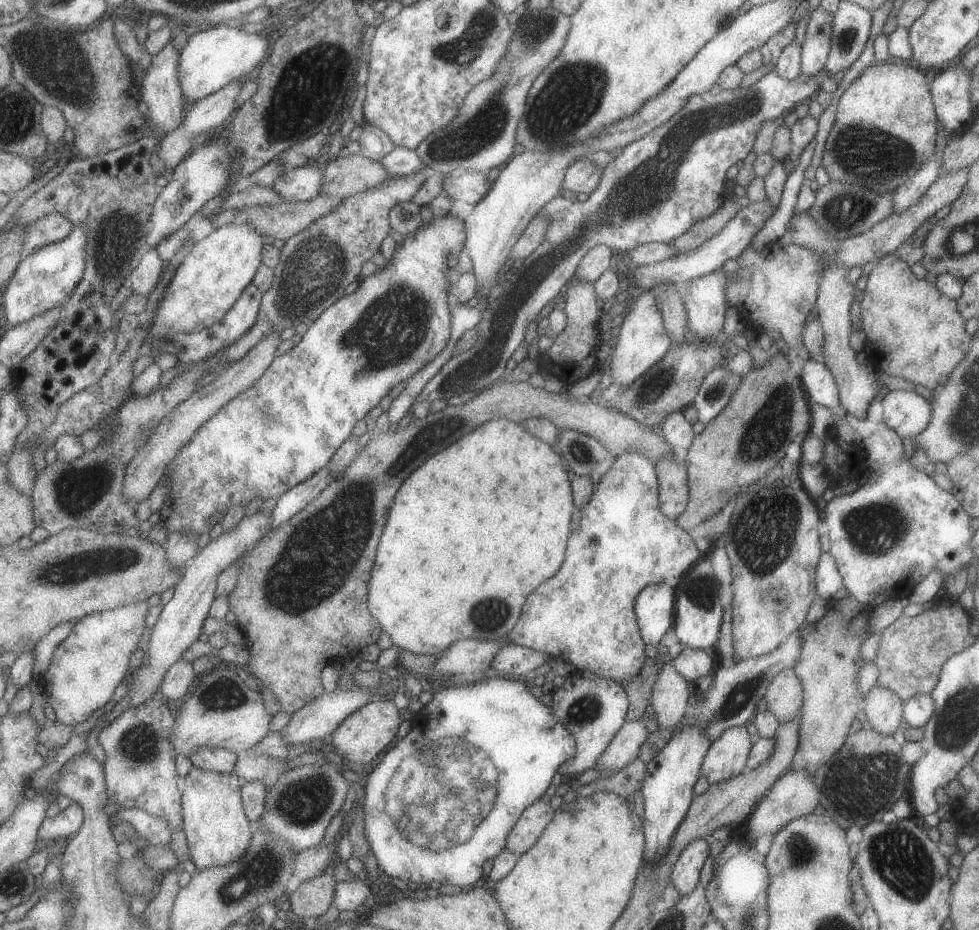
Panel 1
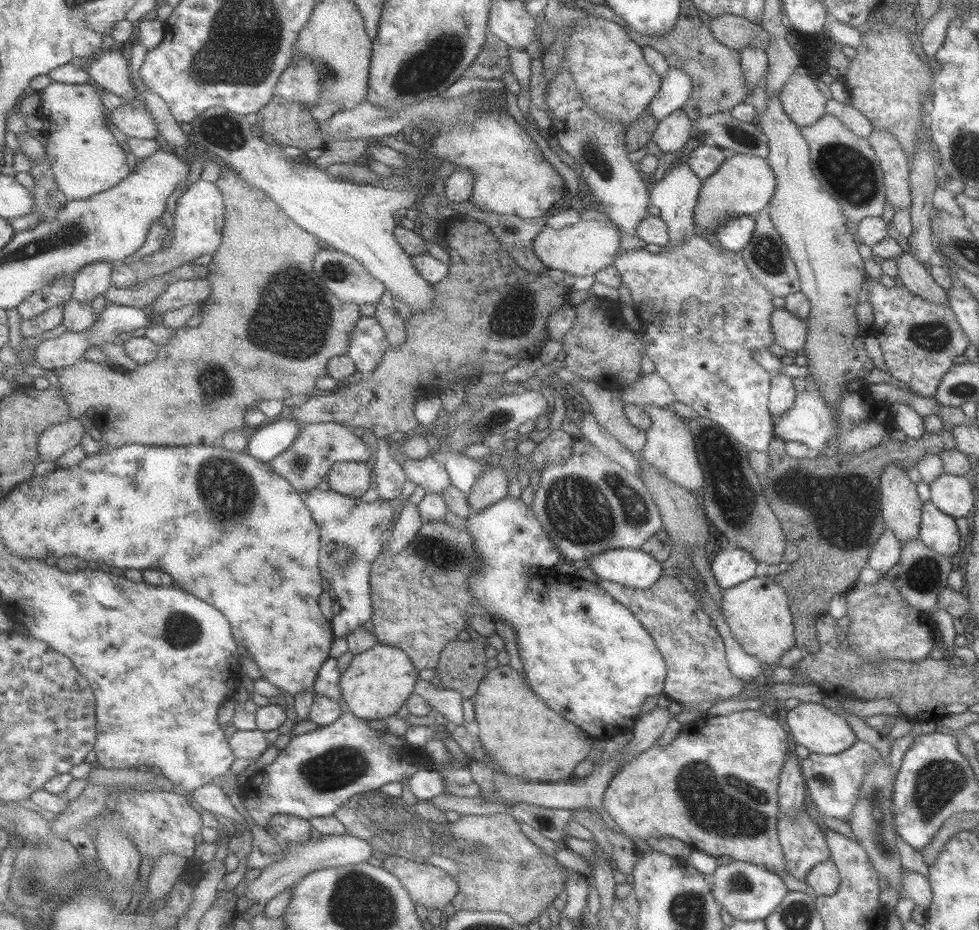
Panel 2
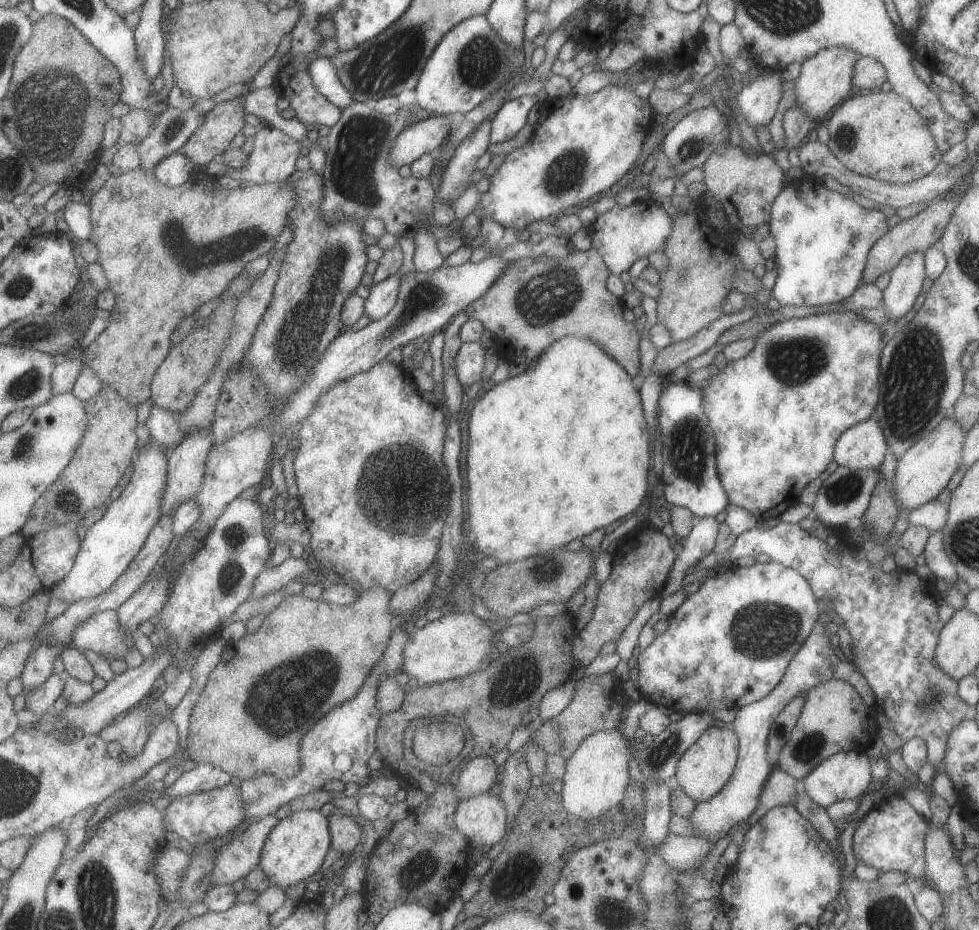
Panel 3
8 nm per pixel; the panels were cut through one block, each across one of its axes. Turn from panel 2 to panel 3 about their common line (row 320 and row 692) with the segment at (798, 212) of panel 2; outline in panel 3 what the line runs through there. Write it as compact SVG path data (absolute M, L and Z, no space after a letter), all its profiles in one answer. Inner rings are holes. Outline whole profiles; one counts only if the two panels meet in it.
M830 679L813 686L787 743L779 752L778 767L795 779L805 779L823 760L837 752L866 752L878 736L878 708L870 706L849 682Z

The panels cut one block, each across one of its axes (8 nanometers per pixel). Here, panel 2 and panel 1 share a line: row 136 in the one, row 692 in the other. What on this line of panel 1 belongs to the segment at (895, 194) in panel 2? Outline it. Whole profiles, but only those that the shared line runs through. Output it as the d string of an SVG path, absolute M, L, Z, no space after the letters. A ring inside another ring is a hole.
M875 685L864 699L862 708L863 719L870 722L874 732L882 734L882 736L893 736L898 728L905 725L903 719L903 706L904 702L898 698L892 690Z

